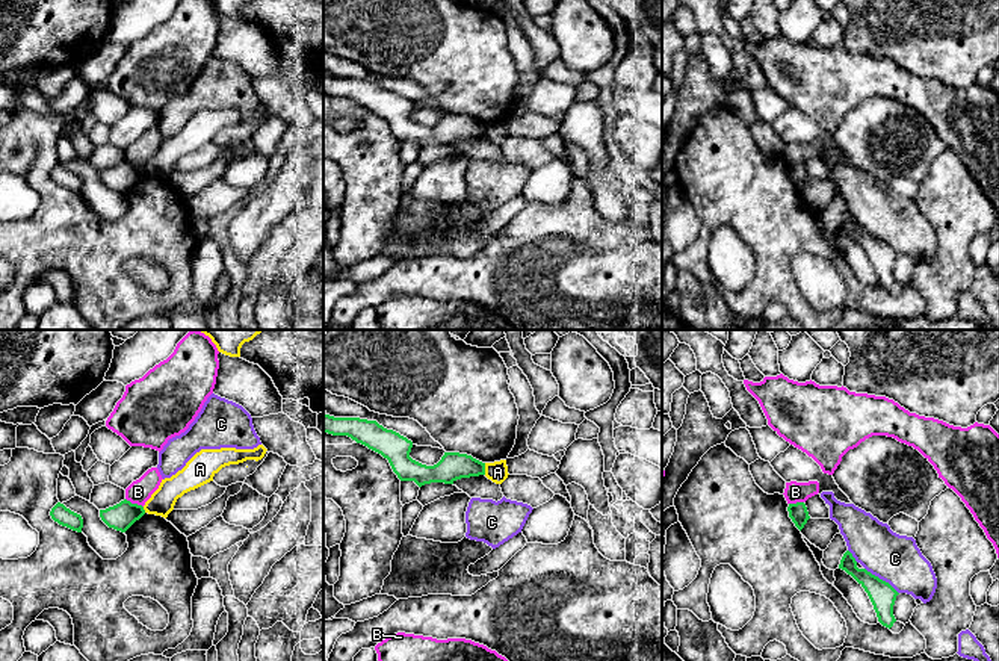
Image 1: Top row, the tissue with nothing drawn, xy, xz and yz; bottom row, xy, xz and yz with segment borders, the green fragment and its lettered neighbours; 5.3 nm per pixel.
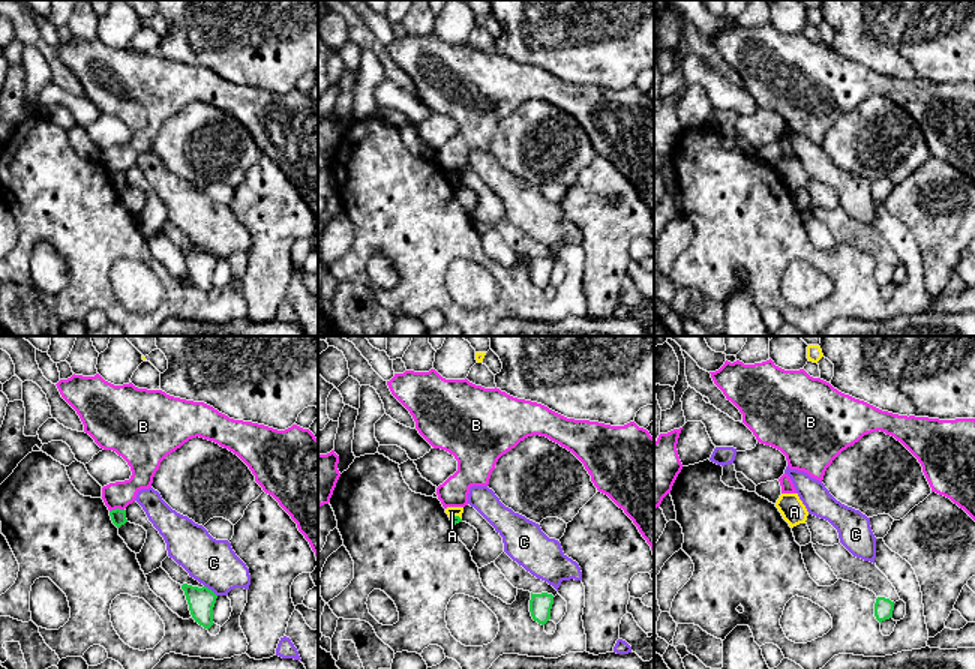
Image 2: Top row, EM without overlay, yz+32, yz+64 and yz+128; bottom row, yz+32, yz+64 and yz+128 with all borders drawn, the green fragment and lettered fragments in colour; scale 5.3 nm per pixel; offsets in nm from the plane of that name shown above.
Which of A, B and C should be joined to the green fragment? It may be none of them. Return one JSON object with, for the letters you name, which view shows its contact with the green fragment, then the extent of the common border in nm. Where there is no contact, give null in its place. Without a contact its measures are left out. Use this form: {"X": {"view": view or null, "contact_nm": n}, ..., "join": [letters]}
{"join": []}

